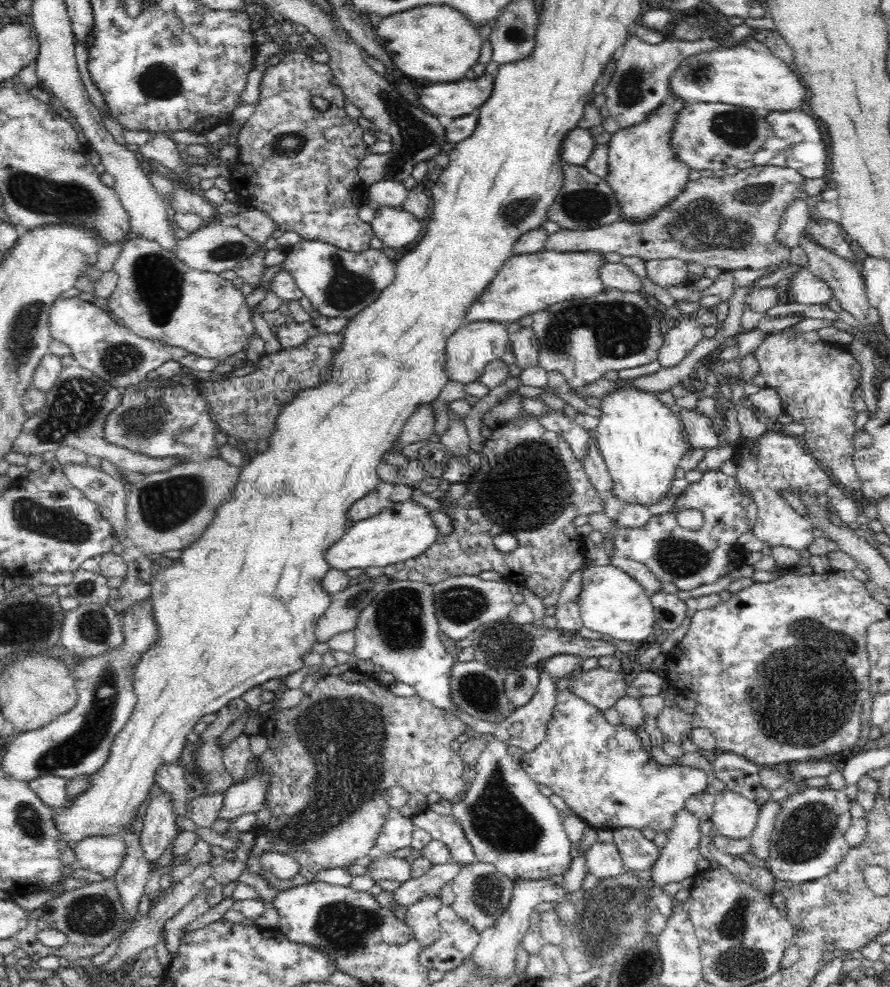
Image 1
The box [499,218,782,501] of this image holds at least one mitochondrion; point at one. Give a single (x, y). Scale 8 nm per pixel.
(621, 329)

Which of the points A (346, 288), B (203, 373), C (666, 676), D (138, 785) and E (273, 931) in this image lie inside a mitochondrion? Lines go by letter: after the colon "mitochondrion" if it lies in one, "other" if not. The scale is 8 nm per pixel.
A: mitochondrion
B: other
C: other
D: other
E: other

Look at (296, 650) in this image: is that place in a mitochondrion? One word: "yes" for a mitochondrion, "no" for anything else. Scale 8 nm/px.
no

